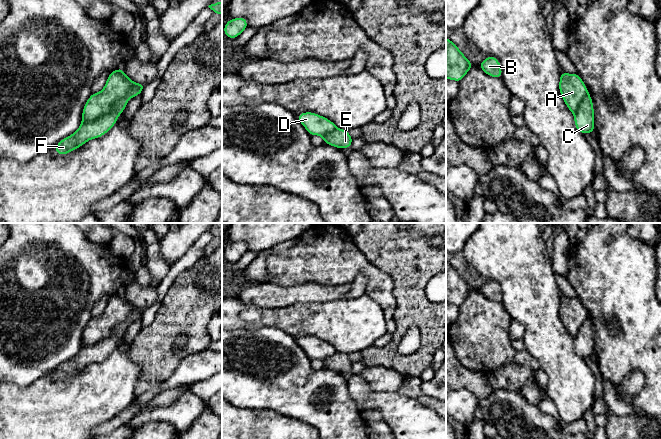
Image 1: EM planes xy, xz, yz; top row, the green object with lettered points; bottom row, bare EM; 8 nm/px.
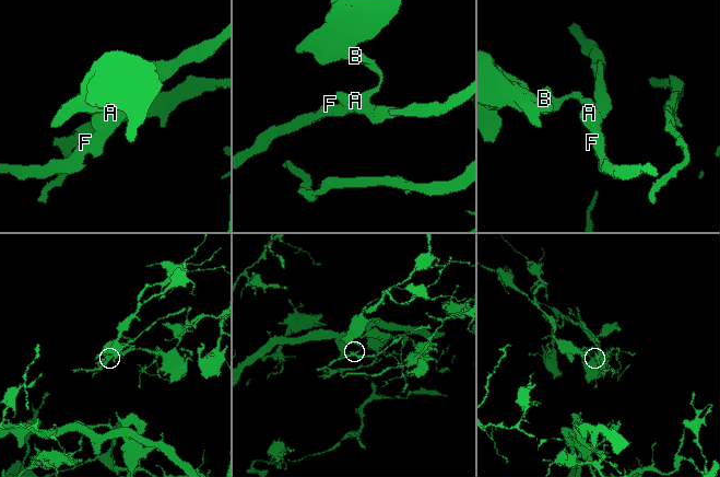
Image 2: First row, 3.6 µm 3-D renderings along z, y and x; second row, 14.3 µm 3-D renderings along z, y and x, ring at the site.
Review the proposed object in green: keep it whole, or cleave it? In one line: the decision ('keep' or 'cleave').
cleave

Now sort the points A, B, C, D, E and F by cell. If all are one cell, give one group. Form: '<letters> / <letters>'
A B D / C E F

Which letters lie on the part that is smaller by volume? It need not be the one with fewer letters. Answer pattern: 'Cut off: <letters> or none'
Cut off: C, E, F

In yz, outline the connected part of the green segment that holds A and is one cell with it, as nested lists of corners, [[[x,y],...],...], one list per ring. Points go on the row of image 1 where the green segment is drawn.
[[[561,71],[559,92],[567,108],[575,114],[588,90],[578,73],[568,74]]]

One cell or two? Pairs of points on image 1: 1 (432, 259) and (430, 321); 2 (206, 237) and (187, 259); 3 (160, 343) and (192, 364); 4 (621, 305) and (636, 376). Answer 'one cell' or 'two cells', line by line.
1: one cell
2: one cell
3: two cells
4: two cells

